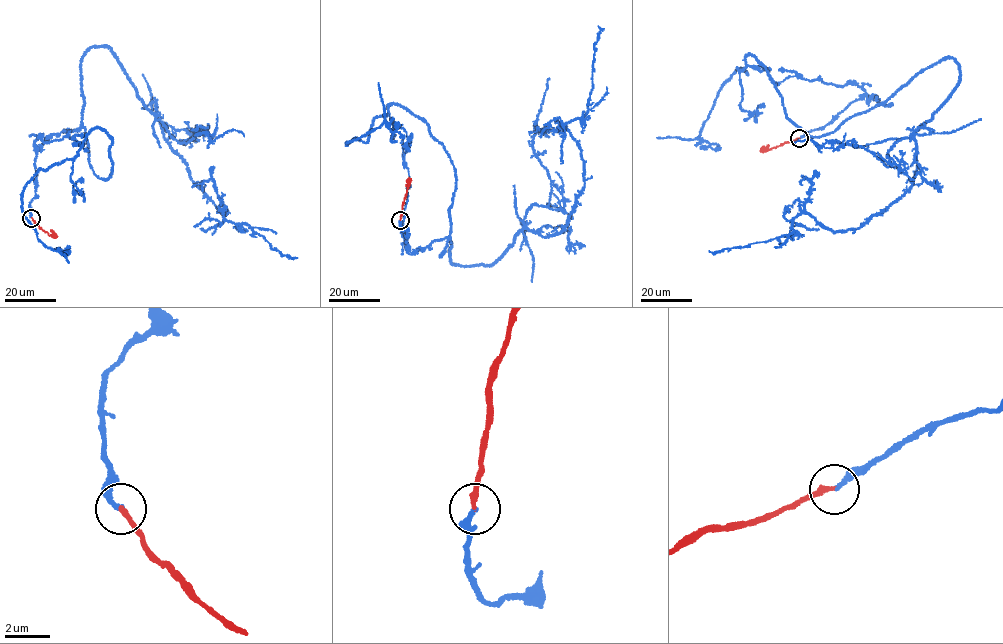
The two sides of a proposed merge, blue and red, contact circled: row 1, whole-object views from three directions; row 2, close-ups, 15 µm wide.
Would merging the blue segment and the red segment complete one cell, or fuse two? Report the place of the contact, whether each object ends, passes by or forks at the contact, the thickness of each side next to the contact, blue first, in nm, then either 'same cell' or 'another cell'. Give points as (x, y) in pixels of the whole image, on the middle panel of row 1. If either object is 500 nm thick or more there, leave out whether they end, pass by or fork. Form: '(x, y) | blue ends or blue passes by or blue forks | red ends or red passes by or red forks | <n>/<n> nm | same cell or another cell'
(400, 220) | blue ends | red ends | 170/240 nm | same cell

